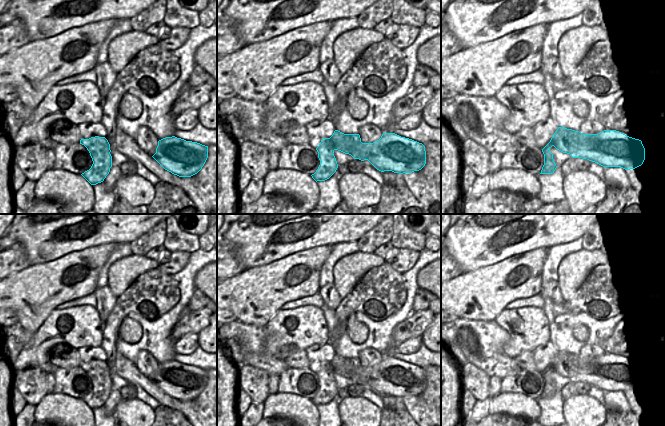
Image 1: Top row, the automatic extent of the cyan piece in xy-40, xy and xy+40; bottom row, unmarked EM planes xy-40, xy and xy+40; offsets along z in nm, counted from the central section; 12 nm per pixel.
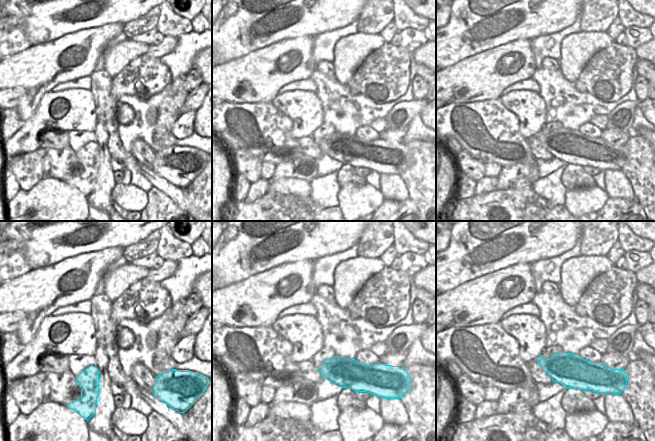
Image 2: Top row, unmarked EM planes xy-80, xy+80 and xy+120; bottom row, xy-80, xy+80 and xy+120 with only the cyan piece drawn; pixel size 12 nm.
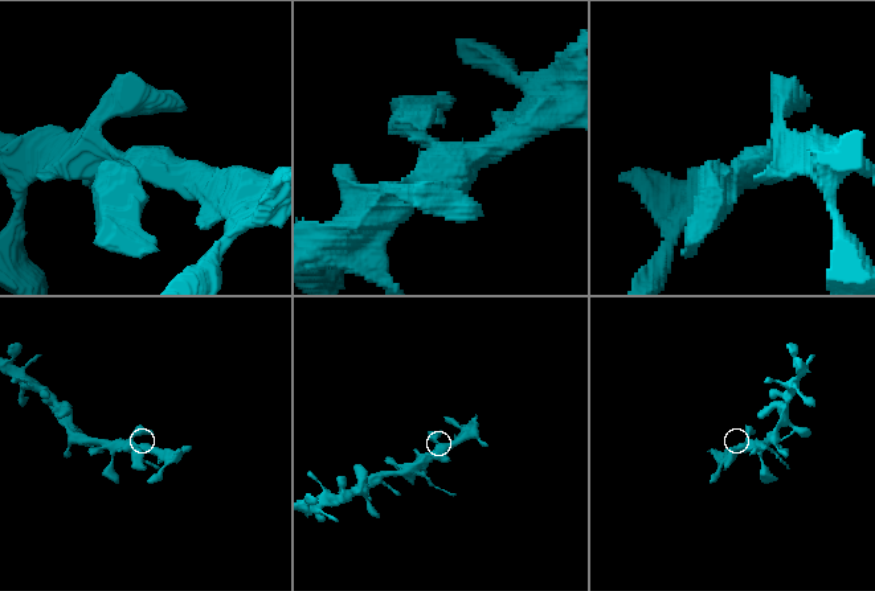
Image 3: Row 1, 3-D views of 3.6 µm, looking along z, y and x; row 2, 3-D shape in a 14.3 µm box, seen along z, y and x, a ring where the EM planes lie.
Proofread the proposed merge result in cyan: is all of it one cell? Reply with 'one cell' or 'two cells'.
one cell

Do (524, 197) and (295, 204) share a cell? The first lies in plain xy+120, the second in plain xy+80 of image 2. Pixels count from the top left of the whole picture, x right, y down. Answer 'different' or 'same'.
same

